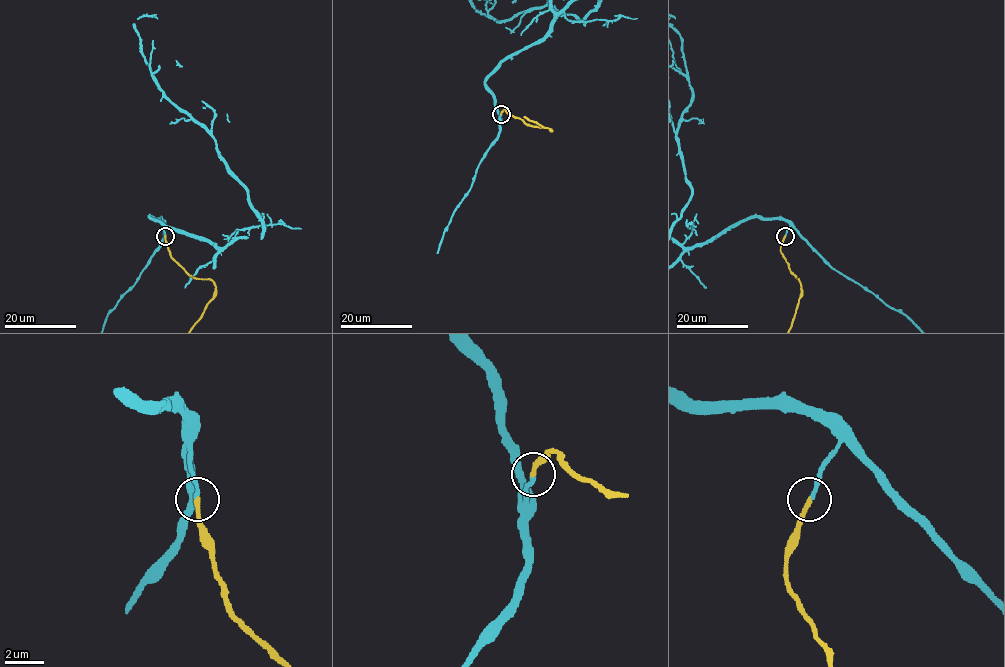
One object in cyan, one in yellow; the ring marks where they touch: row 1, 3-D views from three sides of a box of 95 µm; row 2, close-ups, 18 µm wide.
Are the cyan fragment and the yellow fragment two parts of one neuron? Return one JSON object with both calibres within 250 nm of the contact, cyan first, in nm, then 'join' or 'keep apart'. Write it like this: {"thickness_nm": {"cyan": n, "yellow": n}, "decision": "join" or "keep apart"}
{"thickness_nm": {"cyan": 200, "yellow": 240}, "decision": "join"}

